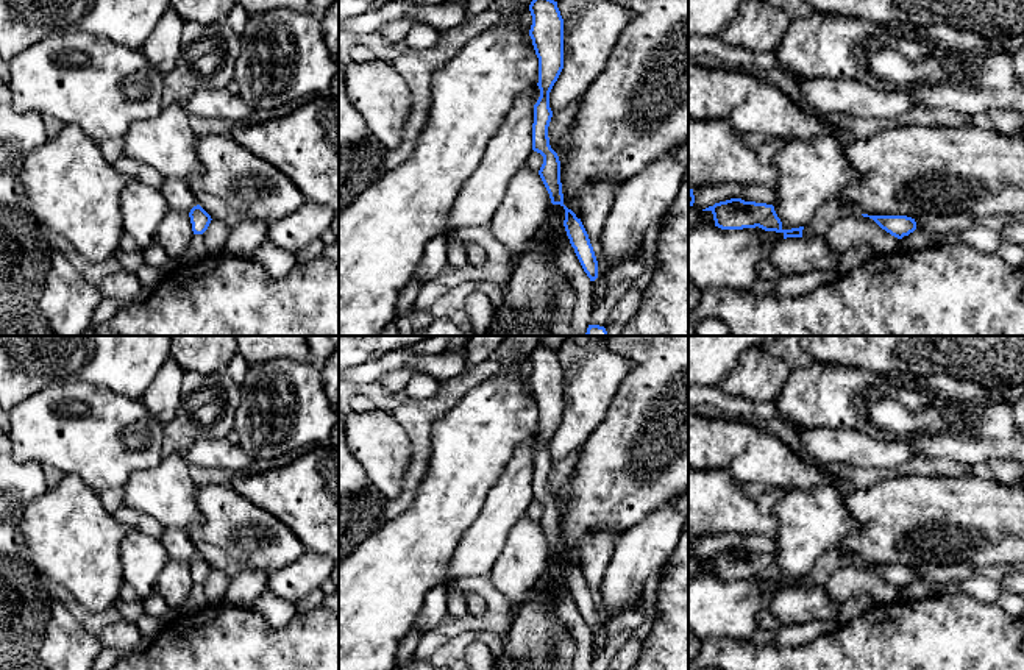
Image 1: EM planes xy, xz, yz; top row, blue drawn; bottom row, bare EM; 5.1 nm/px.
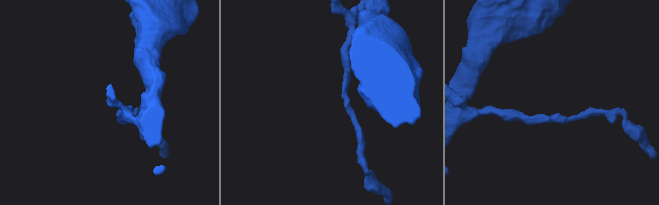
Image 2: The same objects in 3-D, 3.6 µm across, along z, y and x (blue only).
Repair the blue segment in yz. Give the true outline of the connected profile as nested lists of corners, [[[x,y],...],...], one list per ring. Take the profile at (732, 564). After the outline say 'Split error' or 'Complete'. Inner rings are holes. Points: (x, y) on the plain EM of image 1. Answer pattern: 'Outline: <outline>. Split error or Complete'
Outline: [[[838,547],[821,554],[805,576],[784,579],[774,556],[766,553],[745,551],[731,548],[715,553],[702,561],[713,564],[715,576],[721,579],[762,578],[765,581],[782,583],[787,587],[820,587],[824,586],[829,576],[843,567],[857,562],[851,554]]]. Split error

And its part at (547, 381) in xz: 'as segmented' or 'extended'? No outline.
extended

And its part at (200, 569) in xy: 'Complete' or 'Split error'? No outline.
Split error

